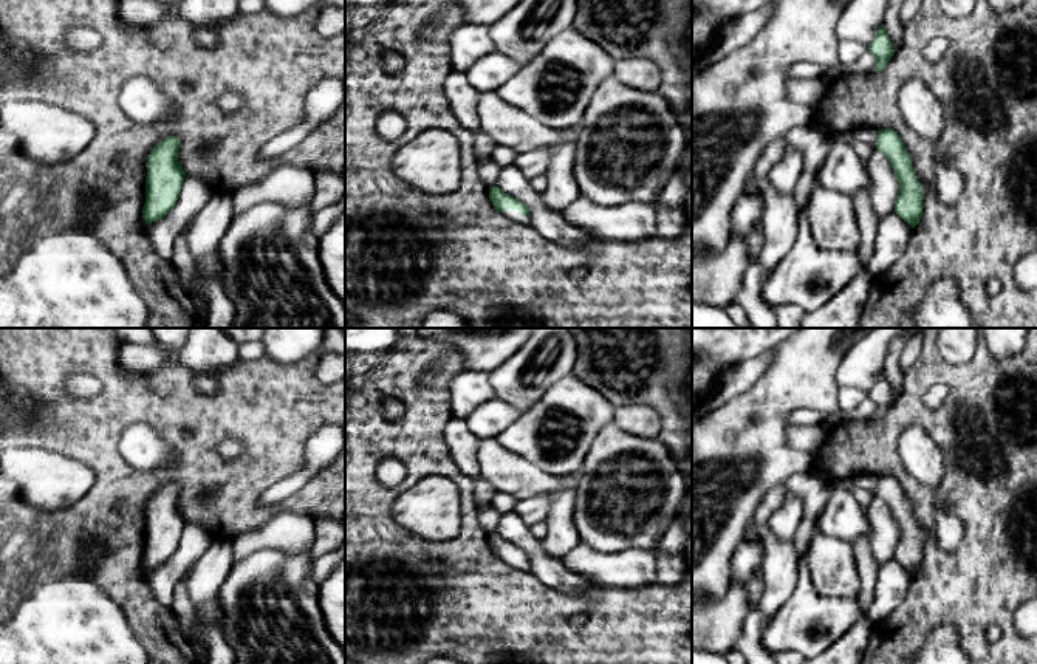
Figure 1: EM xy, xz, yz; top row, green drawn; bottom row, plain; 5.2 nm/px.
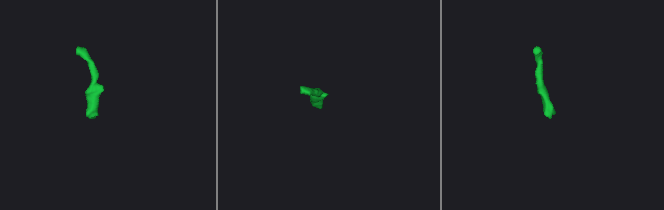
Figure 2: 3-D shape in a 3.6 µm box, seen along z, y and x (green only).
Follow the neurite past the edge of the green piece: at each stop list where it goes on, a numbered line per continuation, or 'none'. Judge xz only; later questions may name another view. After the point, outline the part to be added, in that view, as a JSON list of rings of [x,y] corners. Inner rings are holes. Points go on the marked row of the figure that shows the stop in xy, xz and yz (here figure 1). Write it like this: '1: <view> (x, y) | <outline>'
1: xz (523, 219) | [[[505,209],[505,215],[511,215],[514,221],[520,221],[523,224],[529,224],[531,215],[520,215],[517,209]]]

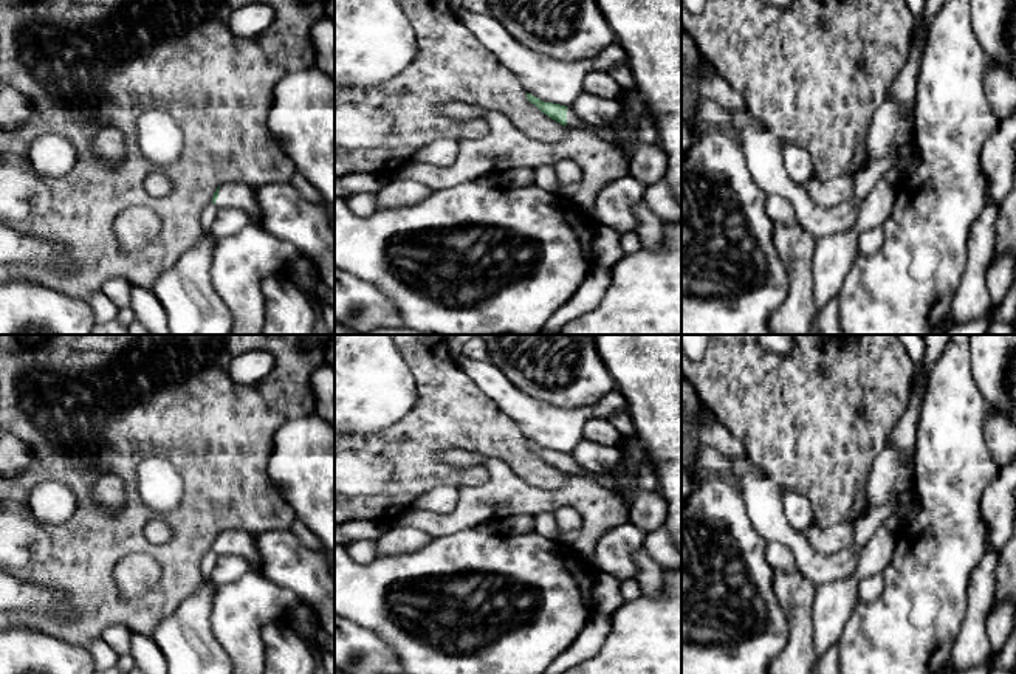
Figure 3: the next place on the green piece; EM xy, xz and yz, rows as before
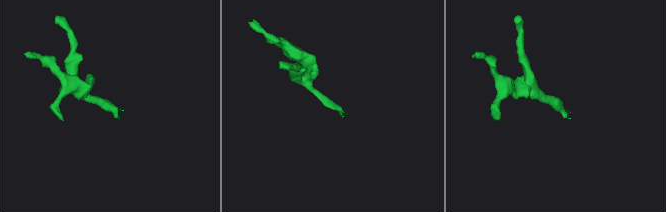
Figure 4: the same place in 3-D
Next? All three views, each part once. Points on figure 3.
1: xy (231, 194) | [[[234,181],[223,183],[218,189],[215,206],[245,209],[251,217],[251,223],[260,223],[256,192],[254,187],[249,184]]]

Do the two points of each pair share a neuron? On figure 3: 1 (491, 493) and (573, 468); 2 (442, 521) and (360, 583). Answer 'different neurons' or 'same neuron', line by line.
1: same neuron
2: different neurons

